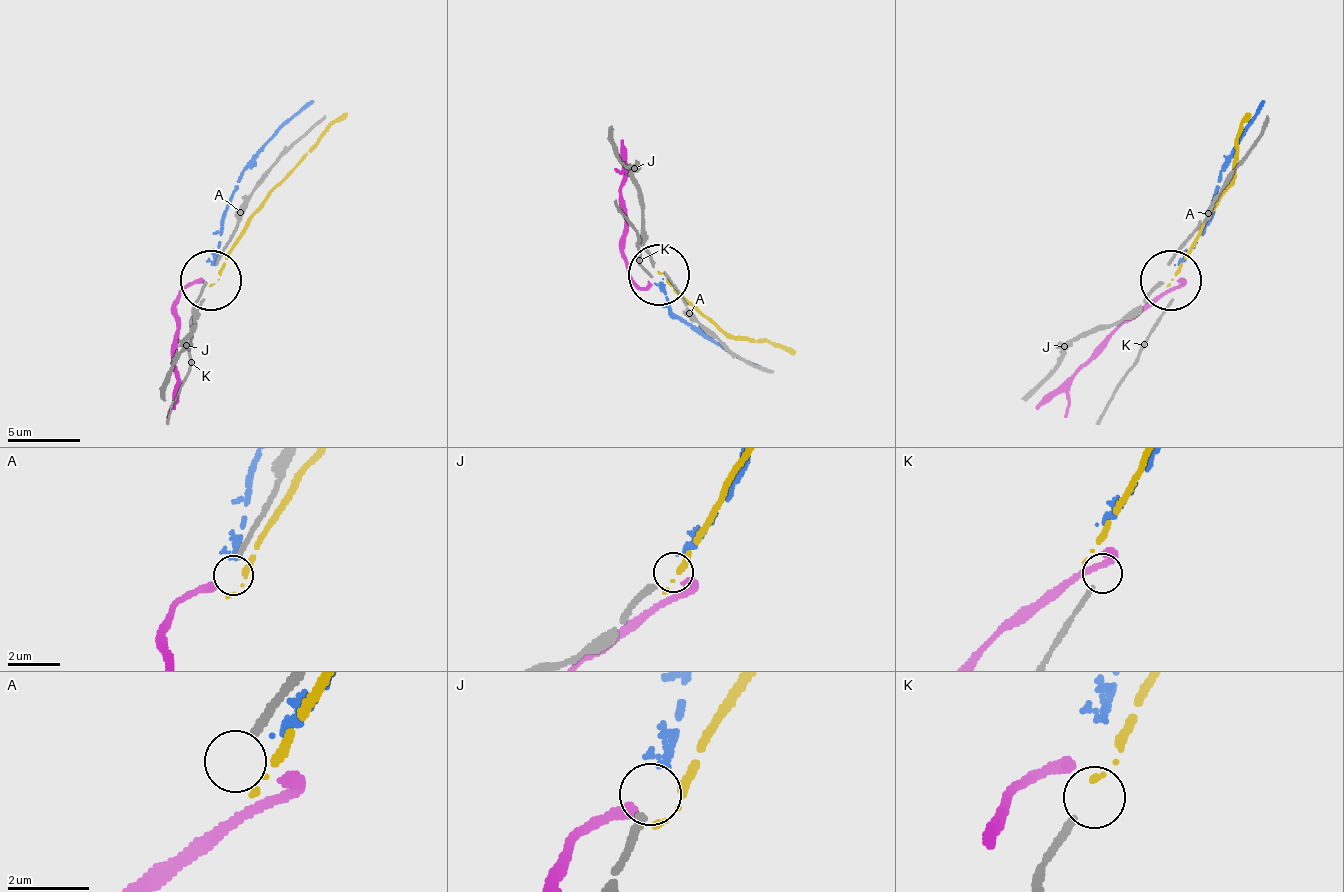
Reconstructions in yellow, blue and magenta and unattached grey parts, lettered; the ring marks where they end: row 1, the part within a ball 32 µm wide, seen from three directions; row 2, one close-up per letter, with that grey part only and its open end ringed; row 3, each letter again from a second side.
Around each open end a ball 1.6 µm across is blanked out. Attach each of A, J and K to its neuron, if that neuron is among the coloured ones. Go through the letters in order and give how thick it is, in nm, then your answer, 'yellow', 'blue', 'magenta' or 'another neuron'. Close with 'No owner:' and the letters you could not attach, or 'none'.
A: 190 nm thick; another neuron
J: 220 nm thick; blue
K: 190 nm thick; another neuron
No owner: A, K

